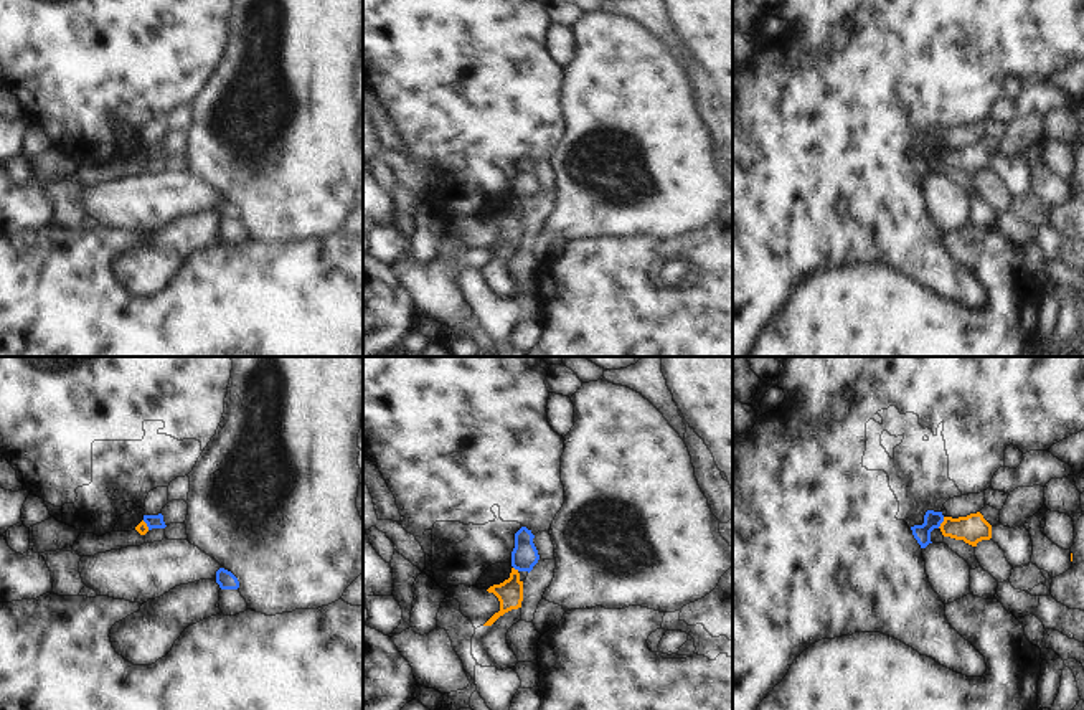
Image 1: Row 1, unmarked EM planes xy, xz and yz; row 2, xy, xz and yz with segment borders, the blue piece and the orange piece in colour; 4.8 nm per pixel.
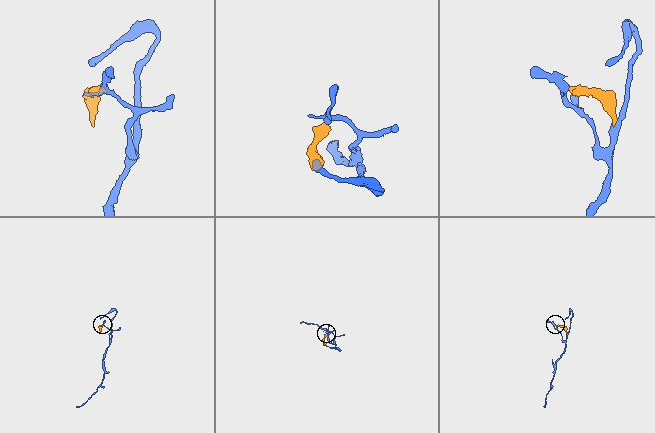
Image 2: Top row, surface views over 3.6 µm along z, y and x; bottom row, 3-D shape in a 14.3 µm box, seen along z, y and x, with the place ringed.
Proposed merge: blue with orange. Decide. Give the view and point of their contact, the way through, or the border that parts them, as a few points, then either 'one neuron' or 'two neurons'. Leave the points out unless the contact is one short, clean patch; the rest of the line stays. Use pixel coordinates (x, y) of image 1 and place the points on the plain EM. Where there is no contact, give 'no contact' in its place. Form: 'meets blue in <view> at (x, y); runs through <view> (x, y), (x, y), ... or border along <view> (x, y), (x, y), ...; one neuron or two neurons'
meets blue in yz at (942, 151); border along yz (944, 147), (937, 157); two neurons

